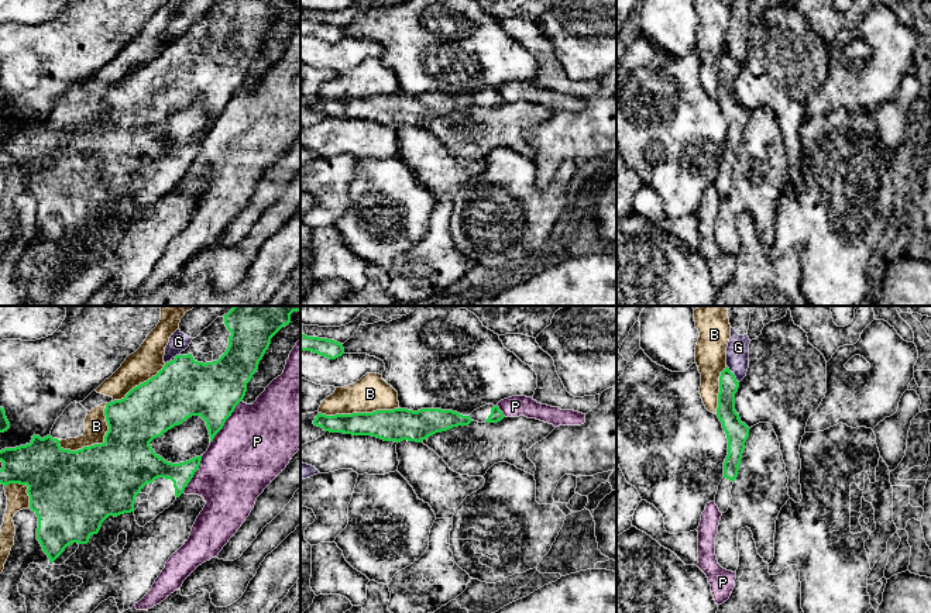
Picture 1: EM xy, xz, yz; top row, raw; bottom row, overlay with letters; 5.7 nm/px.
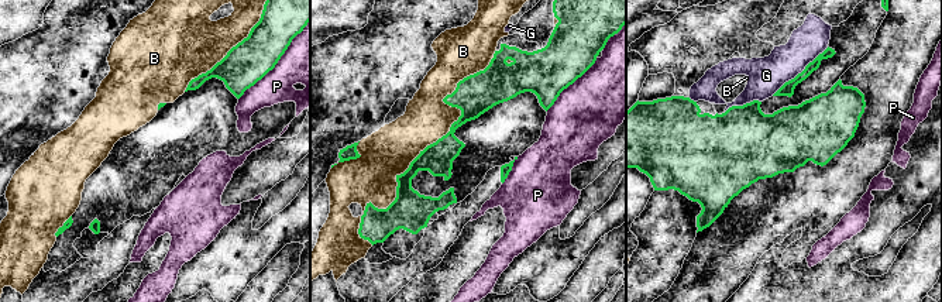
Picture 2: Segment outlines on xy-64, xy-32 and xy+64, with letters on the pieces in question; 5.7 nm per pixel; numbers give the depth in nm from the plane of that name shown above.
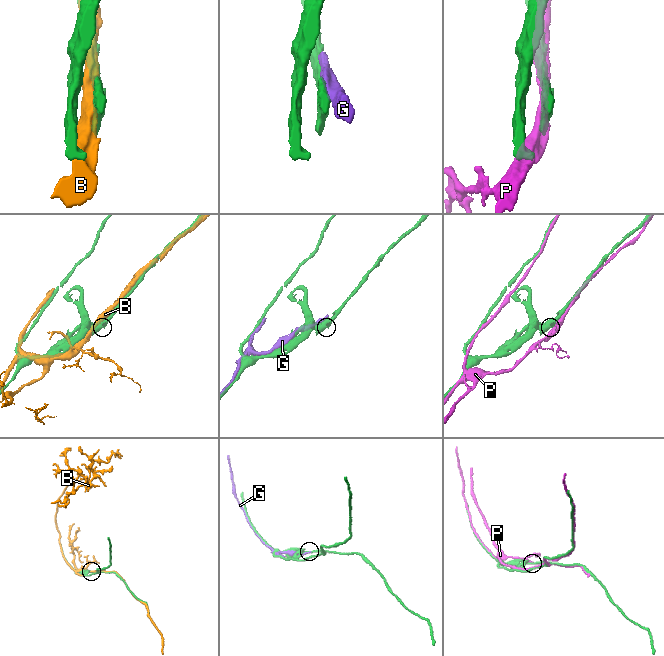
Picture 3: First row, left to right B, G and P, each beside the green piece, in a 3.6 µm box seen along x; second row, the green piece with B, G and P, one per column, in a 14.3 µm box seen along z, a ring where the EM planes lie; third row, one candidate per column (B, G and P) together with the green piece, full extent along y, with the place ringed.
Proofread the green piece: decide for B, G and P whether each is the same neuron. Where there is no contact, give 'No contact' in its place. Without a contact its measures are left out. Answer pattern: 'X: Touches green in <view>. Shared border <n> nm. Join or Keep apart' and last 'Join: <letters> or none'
B: Touches green in xy. Shared border 380 nm. Keep apart
G: Touches green in yz. Shared border 120 nm. Keep apart
P: Touches green in xy. Shared border 320 nm. Keep apart
Join: none

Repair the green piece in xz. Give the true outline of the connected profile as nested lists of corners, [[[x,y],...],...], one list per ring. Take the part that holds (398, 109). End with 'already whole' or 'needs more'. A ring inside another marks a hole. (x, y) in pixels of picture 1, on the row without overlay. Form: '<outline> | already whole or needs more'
[[[485,89],[470,100],[453,94],[408,93],[377,94],[372,97],[353,97],[326,100],[319,97],[313,109],[330,117],[353,120],[372,120],[384,125],[416,125],[447,116],[453,111],[468,110],[473,104],[478,107],[498,107],[504,103],[498,90]]] | needs more

